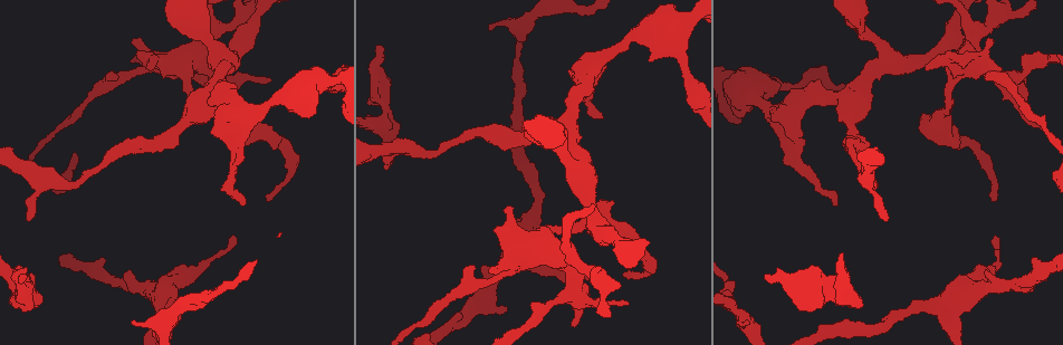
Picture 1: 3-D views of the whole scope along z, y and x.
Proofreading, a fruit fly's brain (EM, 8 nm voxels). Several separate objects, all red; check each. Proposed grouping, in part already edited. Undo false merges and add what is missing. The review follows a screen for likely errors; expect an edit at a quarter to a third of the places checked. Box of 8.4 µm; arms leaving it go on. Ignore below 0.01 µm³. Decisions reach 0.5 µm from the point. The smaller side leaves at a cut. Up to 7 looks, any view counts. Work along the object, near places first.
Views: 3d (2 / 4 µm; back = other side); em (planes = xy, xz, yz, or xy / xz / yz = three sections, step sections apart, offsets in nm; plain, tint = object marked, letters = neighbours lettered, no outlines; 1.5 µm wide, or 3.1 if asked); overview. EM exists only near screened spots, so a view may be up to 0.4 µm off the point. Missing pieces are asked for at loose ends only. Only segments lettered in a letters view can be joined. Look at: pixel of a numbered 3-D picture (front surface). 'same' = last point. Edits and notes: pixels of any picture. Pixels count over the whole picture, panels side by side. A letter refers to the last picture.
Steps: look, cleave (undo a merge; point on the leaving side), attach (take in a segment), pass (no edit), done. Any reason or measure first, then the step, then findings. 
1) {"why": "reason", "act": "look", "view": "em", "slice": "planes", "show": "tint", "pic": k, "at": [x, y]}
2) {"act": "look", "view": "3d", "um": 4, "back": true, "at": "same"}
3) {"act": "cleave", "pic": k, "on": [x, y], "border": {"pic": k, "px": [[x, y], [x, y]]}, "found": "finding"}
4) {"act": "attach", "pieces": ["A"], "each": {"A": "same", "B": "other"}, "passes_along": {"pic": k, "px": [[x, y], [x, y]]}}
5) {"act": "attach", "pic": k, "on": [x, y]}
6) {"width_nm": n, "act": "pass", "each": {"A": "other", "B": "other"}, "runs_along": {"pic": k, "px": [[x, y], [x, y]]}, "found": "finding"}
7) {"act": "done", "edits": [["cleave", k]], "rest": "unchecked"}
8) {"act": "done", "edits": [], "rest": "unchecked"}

{"why": "free end", "act": "look", "view": "3d", "um": 2, "pic": 1, "at": [989, 40]}

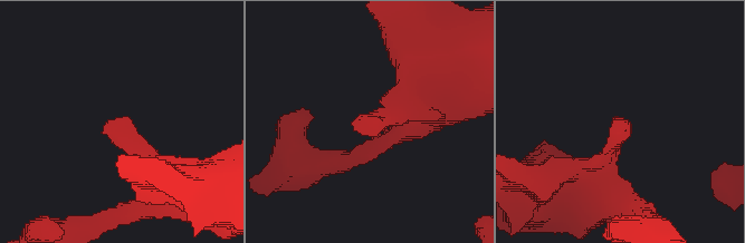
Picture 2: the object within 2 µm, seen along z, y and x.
{"act": "look", "view": "em", "slice": "yz", "step": 4, "show": "tint", "pic": 2, "at": [105, 126]}

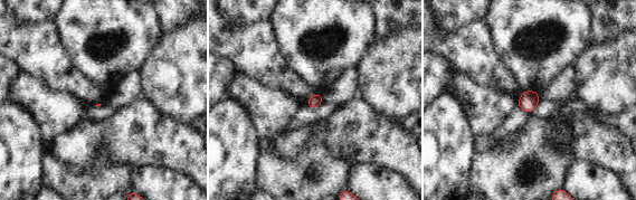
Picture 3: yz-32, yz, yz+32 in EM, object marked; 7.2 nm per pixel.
{"why": "another direction", "act": "look", "view": "em", "slice": "xy", "step": 4, "show": "letters", "at": "same"}

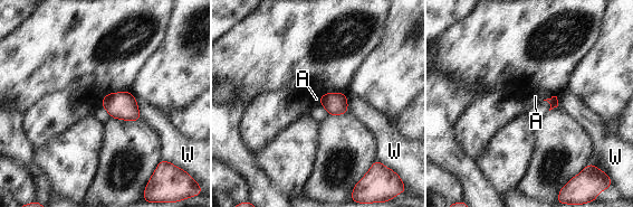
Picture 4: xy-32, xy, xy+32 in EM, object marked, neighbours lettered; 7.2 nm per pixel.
{"act": "pass", "each": {"A": "other", "W": "other"}, "border": {"pic": 4, "px": [[552, 96], [543, 100]]}, "found": "no lettered segment goes on from it"}

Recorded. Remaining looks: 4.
{"why": "free end", "act": "look", "view": "3d", "um": 4, "pic": 1, "at": [571, 325]}

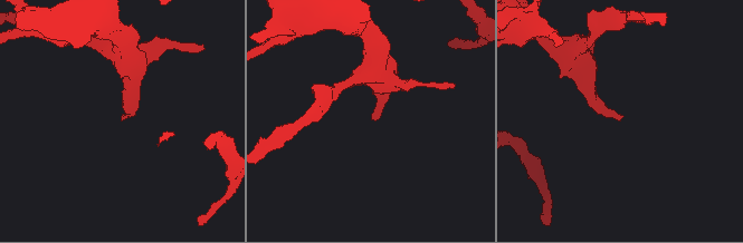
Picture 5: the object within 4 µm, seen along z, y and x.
{"act": "look", "view": "em", "slice": "planes", "show": "letters", "pic": 5, "at": [121, 119]}

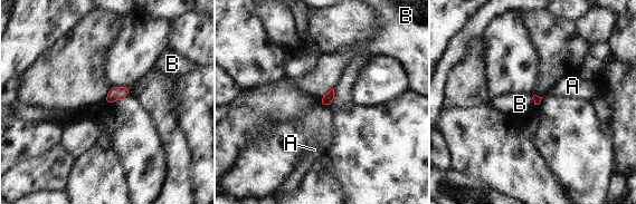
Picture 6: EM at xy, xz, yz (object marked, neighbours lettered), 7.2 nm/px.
{"act": "pass", "each": {"A": "other", "B": "other"}, "border": {"pic": 6, "px": [[333, 87], [321, 97]]}, "found": "none of them fits"}

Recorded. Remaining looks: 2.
{"why": "an open end", "act": "look", "view": "em", "slice": "planes", "show": "tint", "pic": 1, "at": [24, 276]}

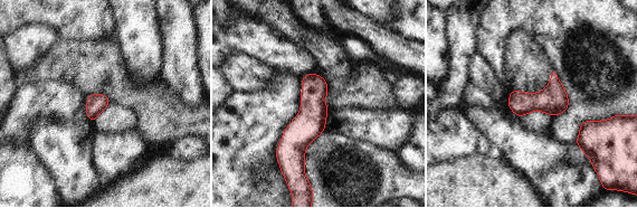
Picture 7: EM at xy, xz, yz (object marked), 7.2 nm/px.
{"act": "look", "view": "em", "slice": "planes", "show": "letters", "at": "same"}

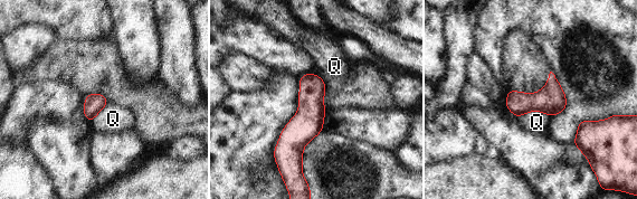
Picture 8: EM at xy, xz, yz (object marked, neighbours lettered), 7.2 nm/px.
{"longest_contact_nm": ["Q", 240], "act": "pass", "each": {"Q": "other"}, "found": "no lettered segment goes on from it"}

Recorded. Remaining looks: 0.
{"act": "done", "edits": [], "rest": "unchecked"}

